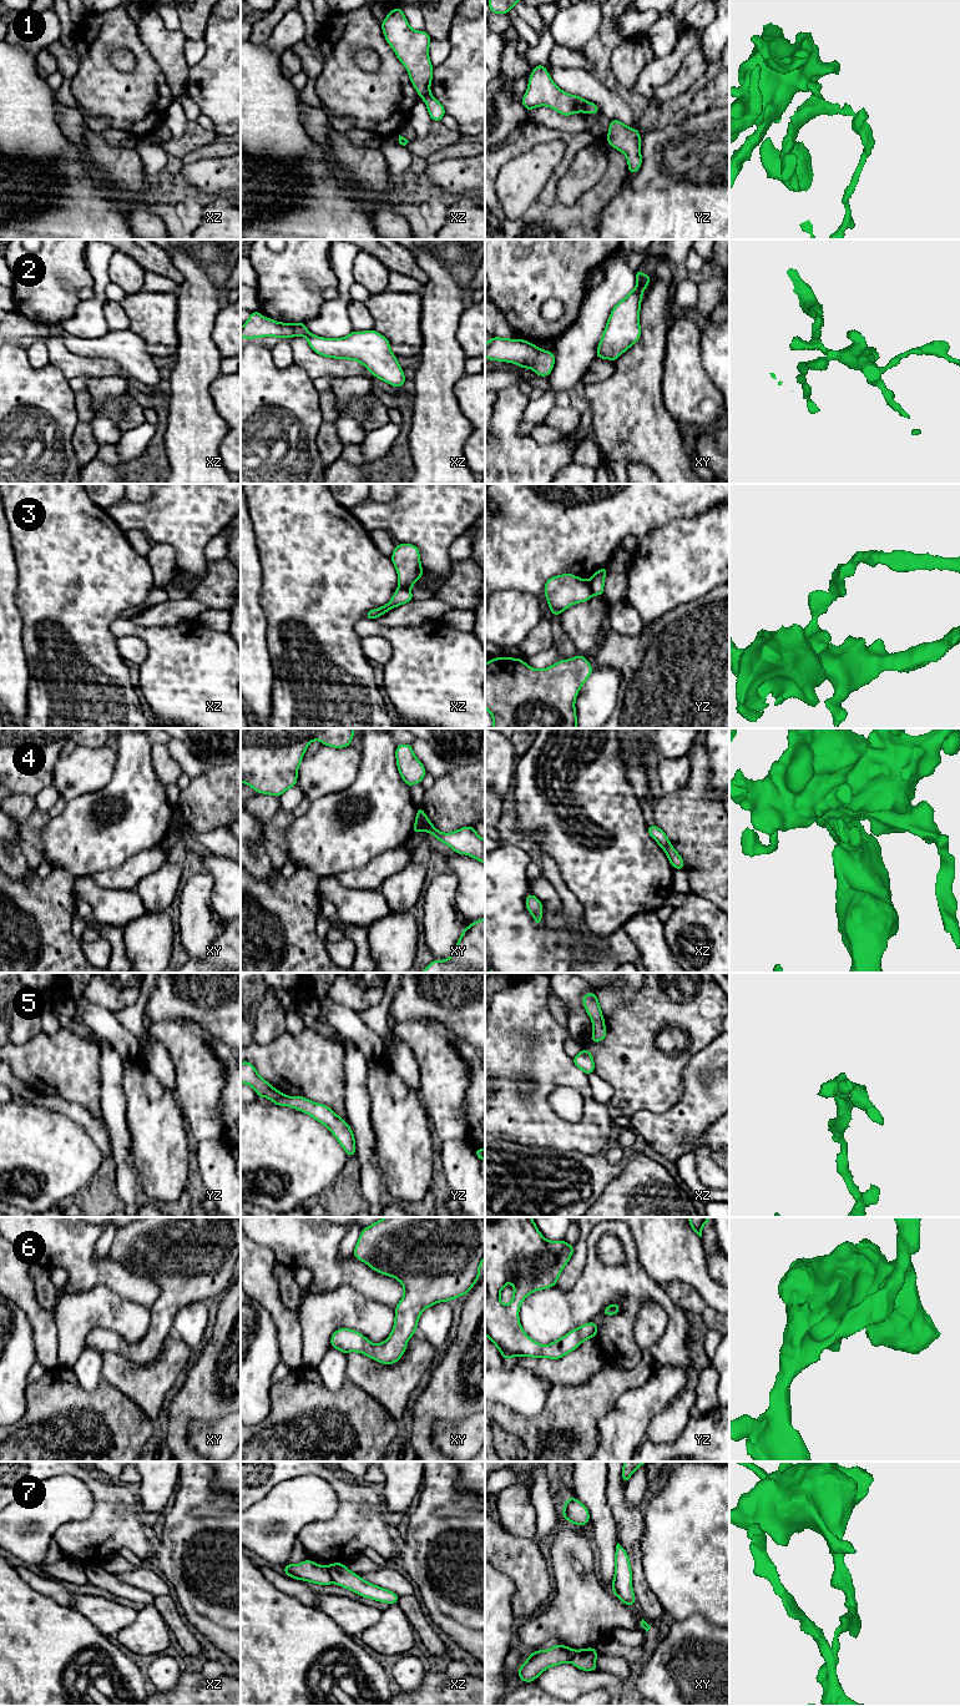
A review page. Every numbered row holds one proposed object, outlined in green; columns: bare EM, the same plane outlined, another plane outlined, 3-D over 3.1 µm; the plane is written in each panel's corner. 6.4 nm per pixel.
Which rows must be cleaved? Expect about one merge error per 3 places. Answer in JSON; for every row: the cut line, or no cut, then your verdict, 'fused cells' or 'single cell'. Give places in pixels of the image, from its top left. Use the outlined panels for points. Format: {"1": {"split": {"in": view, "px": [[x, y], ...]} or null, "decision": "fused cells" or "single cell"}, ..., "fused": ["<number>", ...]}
{"1": {"split": {"in": "yz", "px": [[586, 101], [582, 111]]}, "decision": "fused cells"}, "2": {"split": null, "decision": "single cell"}, "3": {"split": {"in": "yz", "px": [[587, 581], [592, 592]]}, "decision": "fused cells"}, "4": {"split": {"in": "xy", "px": [[424, 813], [422, 831]]}, "decision": "fused cells"}, "5": {"split": null, "decision": "single cell"}, "6": {"split": null, "decision": "single cell"}, "7": {"split": {"in": "xz", "px": [[327, 1566], [333, 1581]]}, "decision": "fused cells"}, "fused": ["1", "3", "4", "7"]}

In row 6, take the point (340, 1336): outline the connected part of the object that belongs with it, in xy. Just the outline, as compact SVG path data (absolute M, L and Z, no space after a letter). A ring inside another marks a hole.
M384 1217L362 1231L353 1256L378 1273L396 1278L404 1286L404 1296L394 1308L394 1328L386 1341L373 1344L362 1333L340 1328L333 1333L330 1346L344 1354L358 1352L383 1364L394 1364L418 1331L421 1312L469 1293L479 1280L485 1260L485 1217Z

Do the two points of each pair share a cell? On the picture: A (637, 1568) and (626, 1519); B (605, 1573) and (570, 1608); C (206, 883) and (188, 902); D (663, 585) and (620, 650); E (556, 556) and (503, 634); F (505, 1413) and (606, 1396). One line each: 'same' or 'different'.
A: same
B: different
C: same
D: different
E: different
F: same

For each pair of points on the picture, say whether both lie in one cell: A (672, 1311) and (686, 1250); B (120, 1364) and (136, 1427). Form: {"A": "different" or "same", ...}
{"A": "different", "B": "different"}

